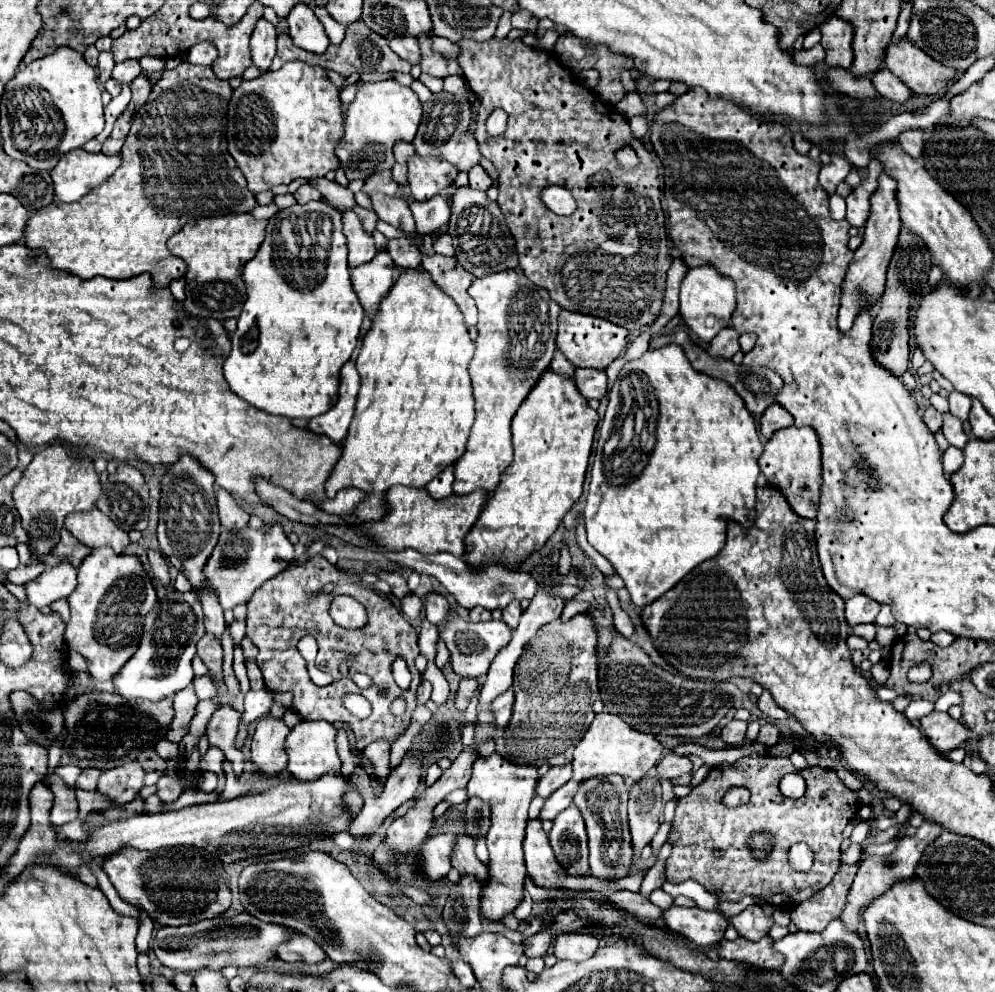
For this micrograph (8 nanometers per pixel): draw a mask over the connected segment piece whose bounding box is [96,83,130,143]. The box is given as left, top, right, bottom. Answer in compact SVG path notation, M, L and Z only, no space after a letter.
M124 83L122 85L122 93L118 95L118 97L114 97L106 107L104 107L104 115L106 115L106 127L104 127L104 131L96 137L96 141L104 141L106 137L108 137L108 133L112 131L112 127L114 127L114 121L116 121L116 117L128 107L128 99L130 99L130 83Z

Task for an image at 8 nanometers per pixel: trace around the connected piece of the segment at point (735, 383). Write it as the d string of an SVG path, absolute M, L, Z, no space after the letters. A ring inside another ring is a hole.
M676 331L676 333L672 333L672 335L660 335L660 337L656 337L656 339L650 341L650 347L664 347L664 345L668 345L668 343L680 345L680 347L684 349L684 353L688 355L688 359L690 359L690 363L692 363L692 367L694 367L696 371L708 373L710 377L716 377L716 379L724 379L724 381L744 399L744 403L746 403L746 407L748 407L748 411L750 411L752 415L762 415L770 405L776 403L776 389L782 387L782 379L778 377L776 371L772 371L772 369L768 369L768 367L756 367L756 369L752 369L752 367L742 365L742 363L736 365L736 363L732 363L730 359L724 359L724 357L712 357L704 347L696 345L696 343L688 337L688 333L684 333L684 331Z

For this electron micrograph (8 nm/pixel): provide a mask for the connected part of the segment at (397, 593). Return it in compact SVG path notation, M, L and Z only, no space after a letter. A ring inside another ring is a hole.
M382 573L382 579L390 585L394 597L402 599L404 595L408 595L408 585L406 585L406 581L398 573Z

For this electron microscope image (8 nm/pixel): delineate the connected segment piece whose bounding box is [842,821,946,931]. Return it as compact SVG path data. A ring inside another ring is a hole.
M924 821L922 827L916 831L914 837L902 837L898 841L898 847L892 855L874 855L874 857L868 857L864 861L860 861L860 869L856 873L856 879L854 879L854 885L850 889L850 895L848 895L848 903L844 907L844 923L852 929L852 931L858 931L858 923L860 923L860 911L874 899L878 897L884 889L888 889L888 885L900 877L912 877L914 875L914 869L920 861L920 855L924 853L924 849L942 833L946 831L940 823L934 823L934 821Z

